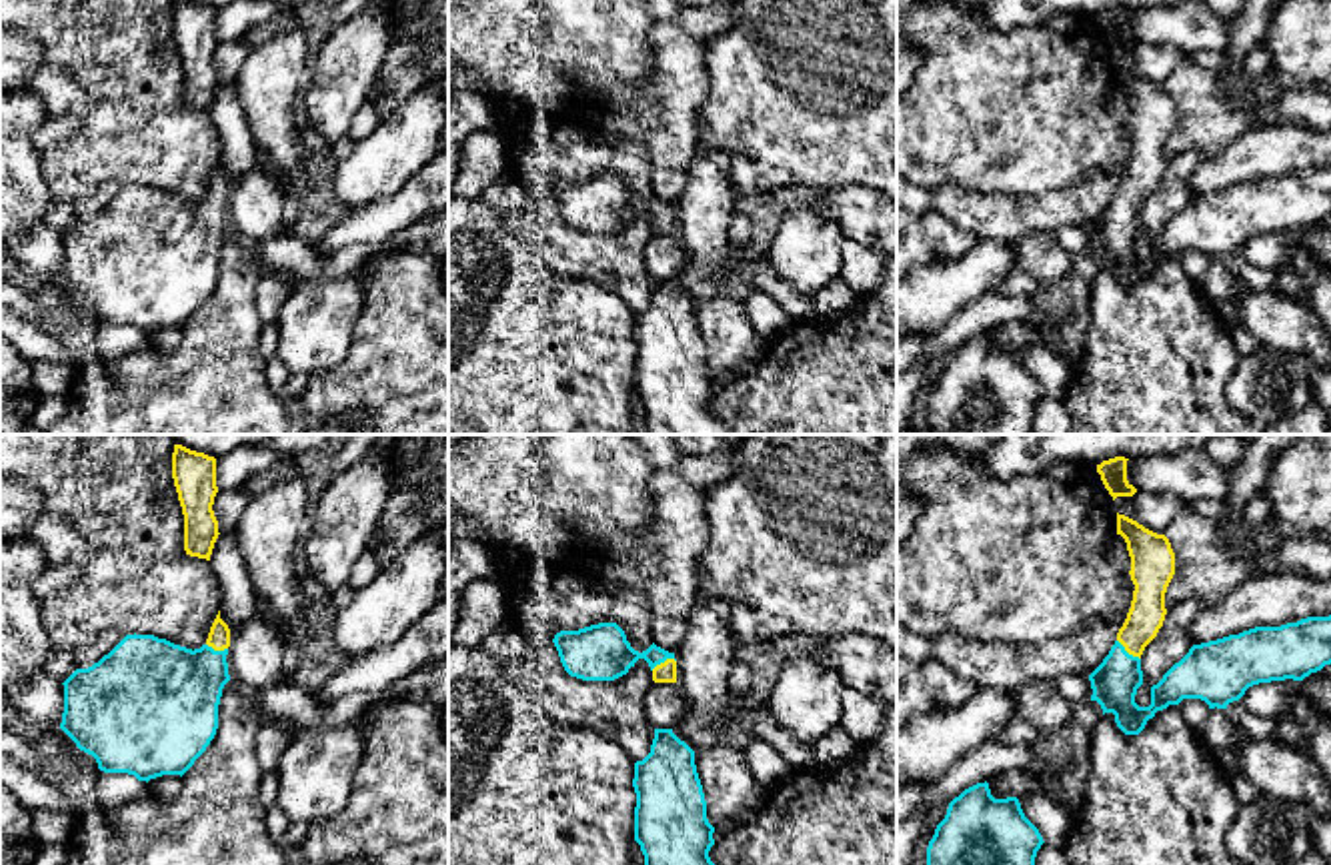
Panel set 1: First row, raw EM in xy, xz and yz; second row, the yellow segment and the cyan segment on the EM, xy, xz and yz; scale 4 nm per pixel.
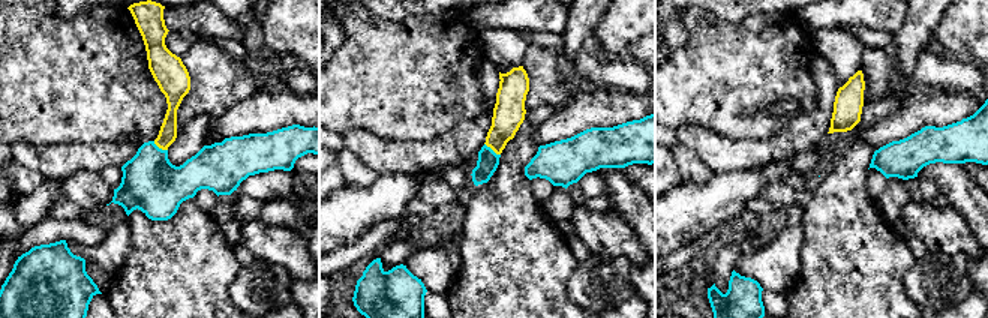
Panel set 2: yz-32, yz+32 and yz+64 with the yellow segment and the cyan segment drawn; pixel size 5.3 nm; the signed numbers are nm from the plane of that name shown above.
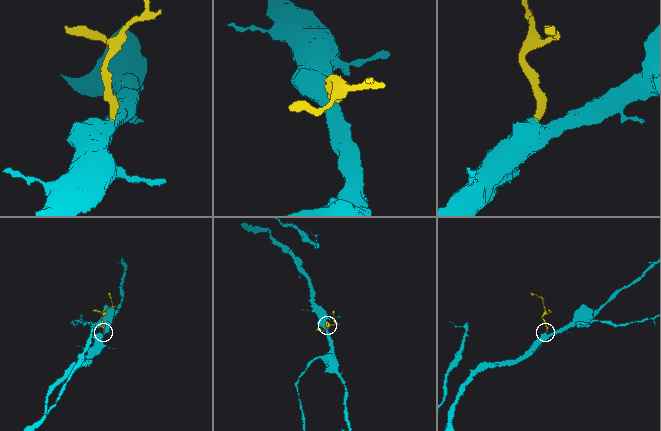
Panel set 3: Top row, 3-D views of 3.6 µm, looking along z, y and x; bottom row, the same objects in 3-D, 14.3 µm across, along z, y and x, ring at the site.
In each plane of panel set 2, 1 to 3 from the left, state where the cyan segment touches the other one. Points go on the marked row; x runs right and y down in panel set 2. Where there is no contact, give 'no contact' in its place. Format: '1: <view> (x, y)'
1: yz-32 (161, 147)
2: yz+32 (492, 149)
3: no contact

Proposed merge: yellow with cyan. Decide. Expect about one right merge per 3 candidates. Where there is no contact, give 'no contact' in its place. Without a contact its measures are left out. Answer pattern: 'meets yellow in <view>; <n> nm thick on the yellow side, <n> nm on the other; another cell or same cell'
meets yellow in yz; 150 nm thick on the yellow side, 190 nm on the other; same cell

